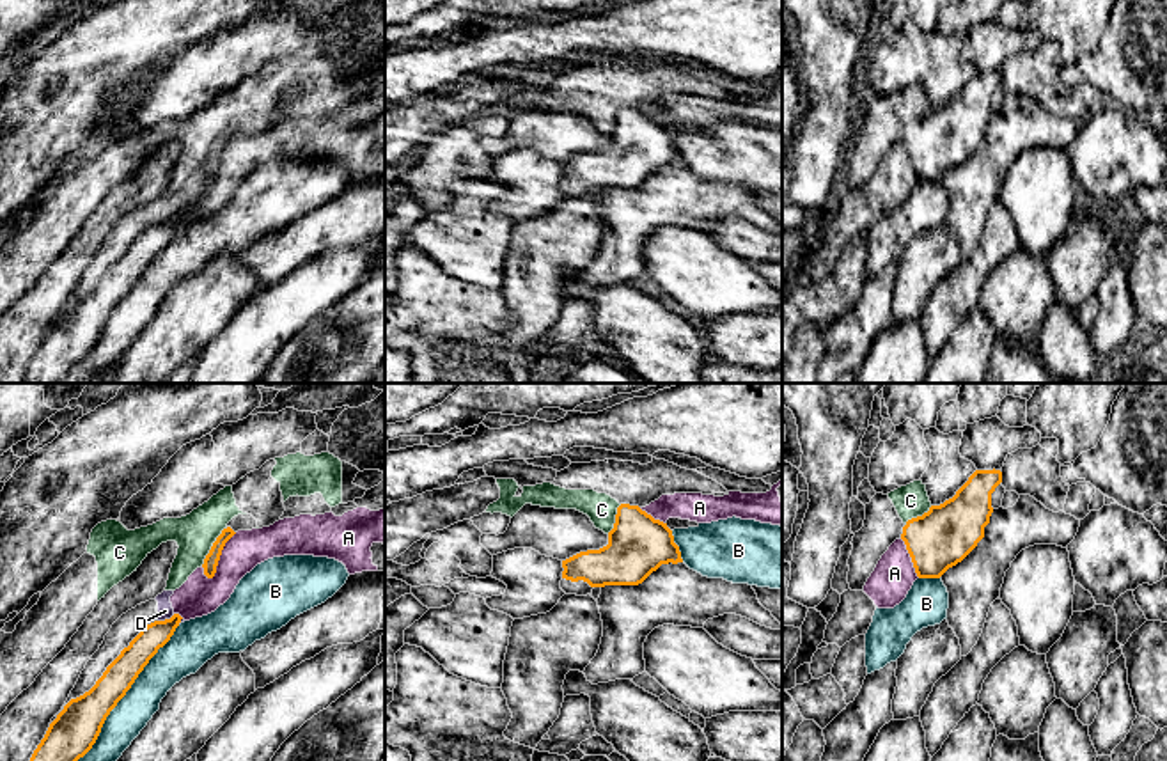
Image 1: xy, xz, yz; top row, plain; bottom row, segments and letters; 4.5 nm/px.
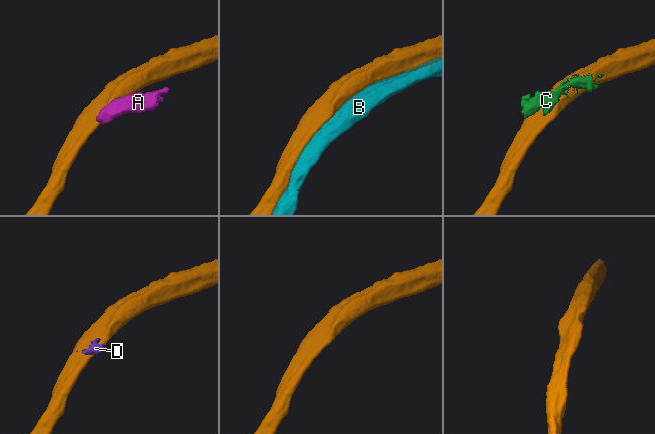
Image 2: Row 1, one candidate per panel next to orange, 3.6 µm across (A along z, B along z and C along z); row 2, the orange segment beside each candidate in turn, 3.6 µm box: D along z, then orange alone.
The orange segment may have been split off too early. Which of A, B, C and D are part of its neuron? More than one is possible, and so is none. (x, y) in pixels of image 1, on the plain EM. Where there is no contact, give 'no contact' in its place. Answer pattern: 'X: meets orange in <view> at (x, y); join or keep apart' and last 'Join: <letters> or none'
A: meets orange in xy at (219, 160); keep apart
B: meets orange in xy at (117, 304); keep apart
C: meets orange in xy at (211, 149); keep apart
D: meets orange in xy at (165, 222); keep apart
Join: none

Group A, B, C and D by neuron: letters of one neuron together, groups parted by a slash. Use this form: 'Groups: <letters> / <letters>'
Groups: A D / B / C

